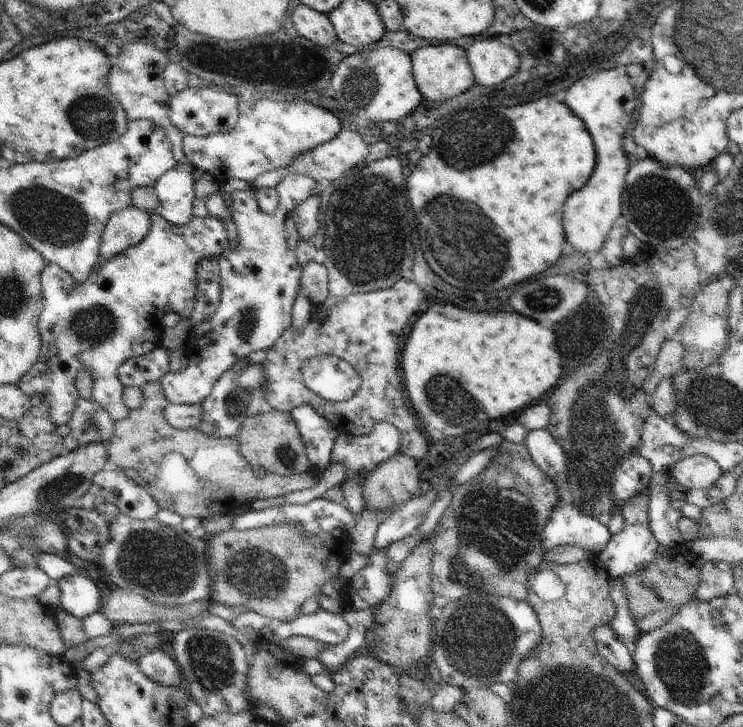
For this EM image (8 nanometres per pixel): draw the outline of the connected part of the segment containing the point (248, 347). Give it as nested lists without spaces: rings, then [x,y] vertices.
[[[298,173],[287,174],[274,188],[279,196],[279,205],[272,214],[265,213],[258,206],[254,186],[248,190],[234,191],[229,194],[228,212],[230,212],[232,222],[236,225],[239,245],[231,251],[229,248],[226,249],[218,257],[221,270],[221,299],[216,312],[206,322],[192,328],[190,338],[183,350],[188,357],[188,365],[179,371],[167,372],[159,380],[168,403],[202,404],[223,373],[252,352],[271,349],[282,333],[291,327],[291,312],[298,295],[299,280],[303,269],[296,256],[297,244],[302,237],[294,222],[293,210],[307,196],[321,194],[323,185]]]

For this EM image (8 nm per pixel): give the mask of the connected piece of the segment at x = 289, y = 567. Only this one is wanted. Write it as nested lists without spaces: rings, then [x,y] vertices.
[[[290,523],[243,531],[231,528],[207,537],[213,578],[210,601],[225,606],[246,606],[269,619],[294,620],[301,614],[302,603],[319,596],[322,586],[337,576],[340,565],[350,556],[349,537],[342,528],[303,535]]]

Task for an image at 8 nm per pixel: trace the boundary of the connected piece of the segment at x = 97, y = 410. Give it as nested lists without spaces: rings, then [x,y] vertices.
[[[77,398],[72,418],[63,431],[63,446],[76,450],[92,444],[108,444],[115,420],[94,399]]]

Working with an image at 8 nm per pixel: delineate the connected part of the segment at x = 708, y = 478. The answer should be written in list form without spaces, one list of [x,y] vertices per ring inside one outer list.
[[[702,453],[680,459],[671,468],[672,479],[682,491],[712,488],[723,473],[722,467],[713,458]]]

